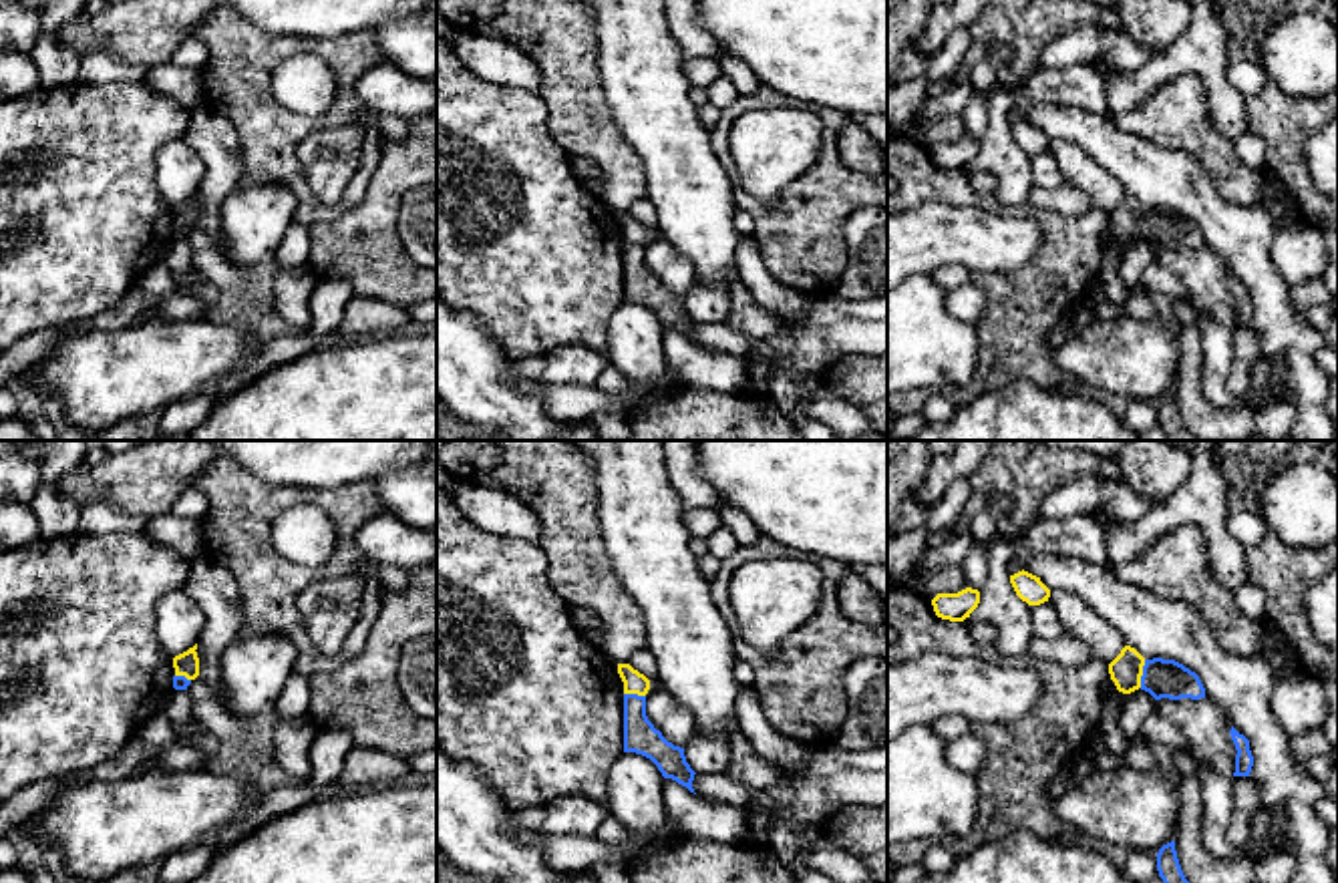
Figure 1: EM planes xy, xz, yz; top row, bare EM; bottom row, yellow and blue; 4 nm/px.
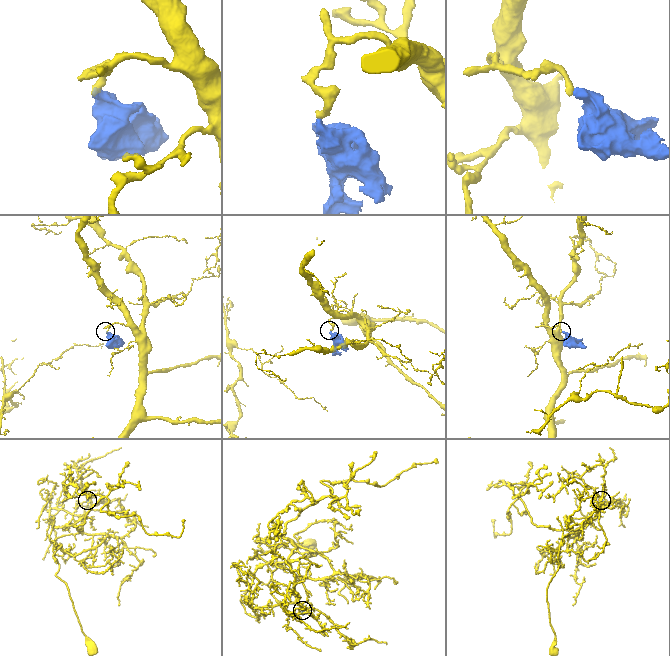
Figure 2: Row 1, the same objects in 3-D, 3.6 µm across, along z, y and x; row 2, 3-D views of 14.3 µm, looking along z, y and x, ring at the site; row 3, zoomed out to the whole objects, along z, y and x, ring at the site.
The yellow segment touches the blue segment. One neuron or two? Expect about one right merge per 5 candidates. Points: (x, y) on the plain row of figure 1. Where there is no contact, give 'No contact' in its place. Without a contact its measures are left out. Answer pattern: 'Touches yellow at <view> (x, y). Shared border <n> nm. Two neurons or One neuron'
Touches yellow at yz (1141, 224). Shared border 110 nm. Two neurons

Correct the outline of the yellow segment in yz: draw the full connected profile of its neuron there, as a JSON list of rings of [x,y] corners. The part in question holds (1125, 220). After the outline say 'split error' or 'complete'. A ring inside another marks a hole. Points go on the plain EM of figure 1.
[[[1125,195],[1121,203],[1109,213],[1111,229],[1117,239],[1131,243],[1141,237],[1145,207],[1131,195]]] | complete

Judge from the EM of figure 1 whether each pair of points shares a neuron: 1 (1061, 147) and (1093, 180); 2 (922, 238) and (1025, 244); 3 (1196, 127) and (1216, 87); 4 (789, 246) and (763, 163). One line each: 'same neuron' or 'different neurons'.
1: same neuron
2: same neuron
3: different neurons
4: different neurons

